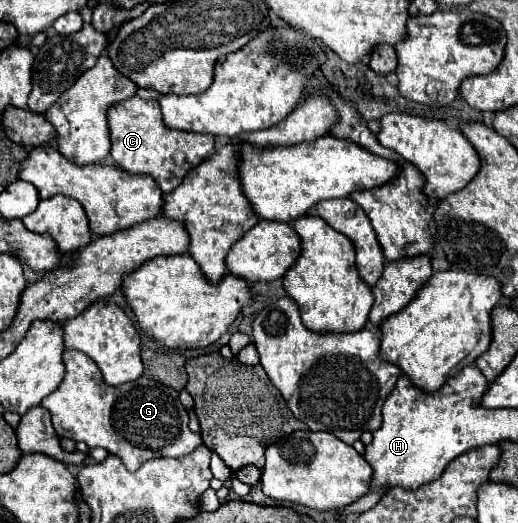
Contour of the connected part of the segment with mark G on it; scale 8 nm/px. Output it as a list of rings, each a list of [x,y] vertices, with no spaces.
[[[77,350],[63,352],[65,378],[41,406],[51,412],[53,428],[61,438],[85,442],[89,448],[105,448],[119,456],[129,470],[137,470],[151,458],[187,456],[203,444],[199,434],[189,430],[189,416],[179,394],[151,378],[137,378],[119,388],[105,384],[97,364]]]

